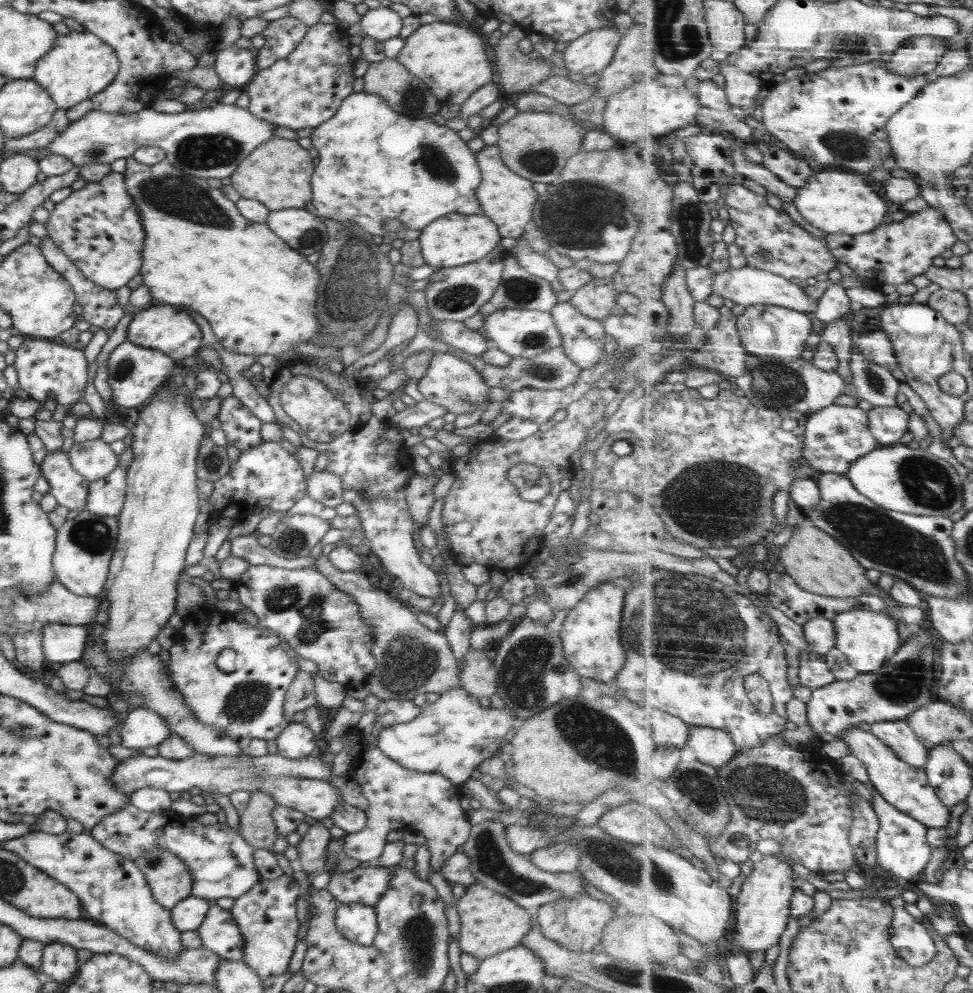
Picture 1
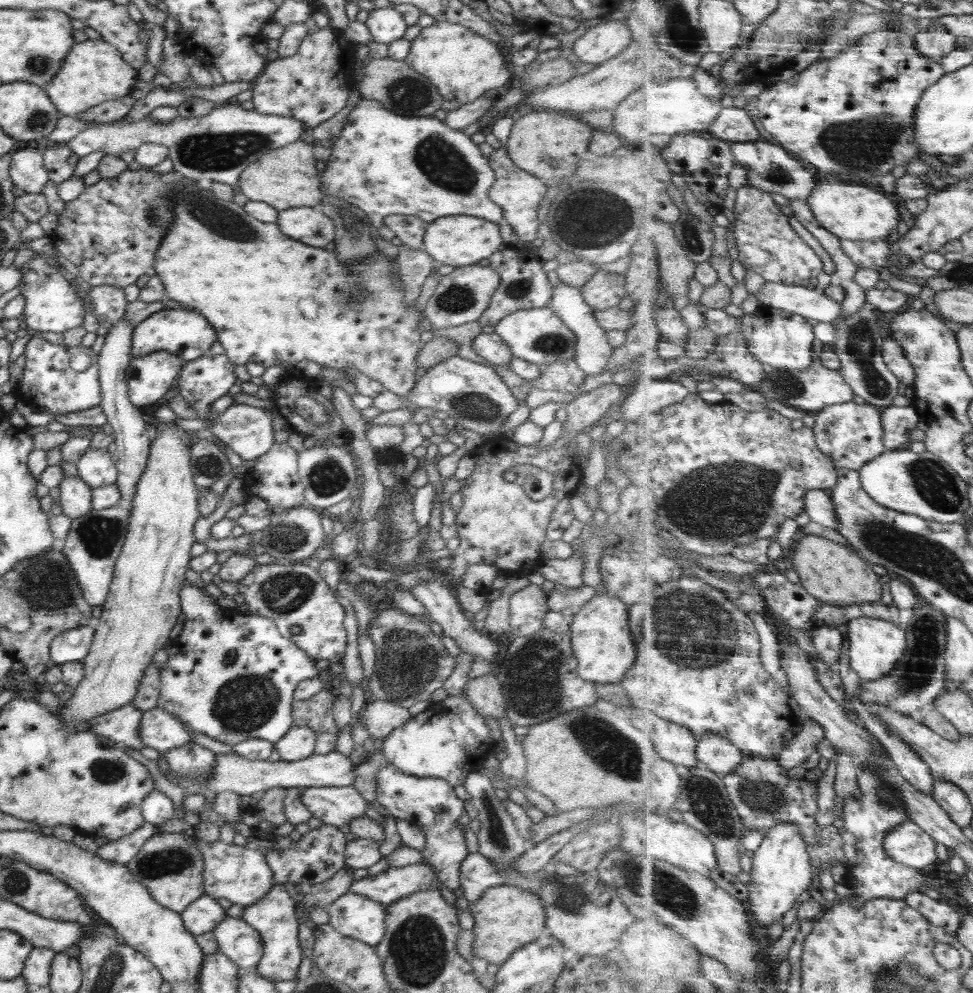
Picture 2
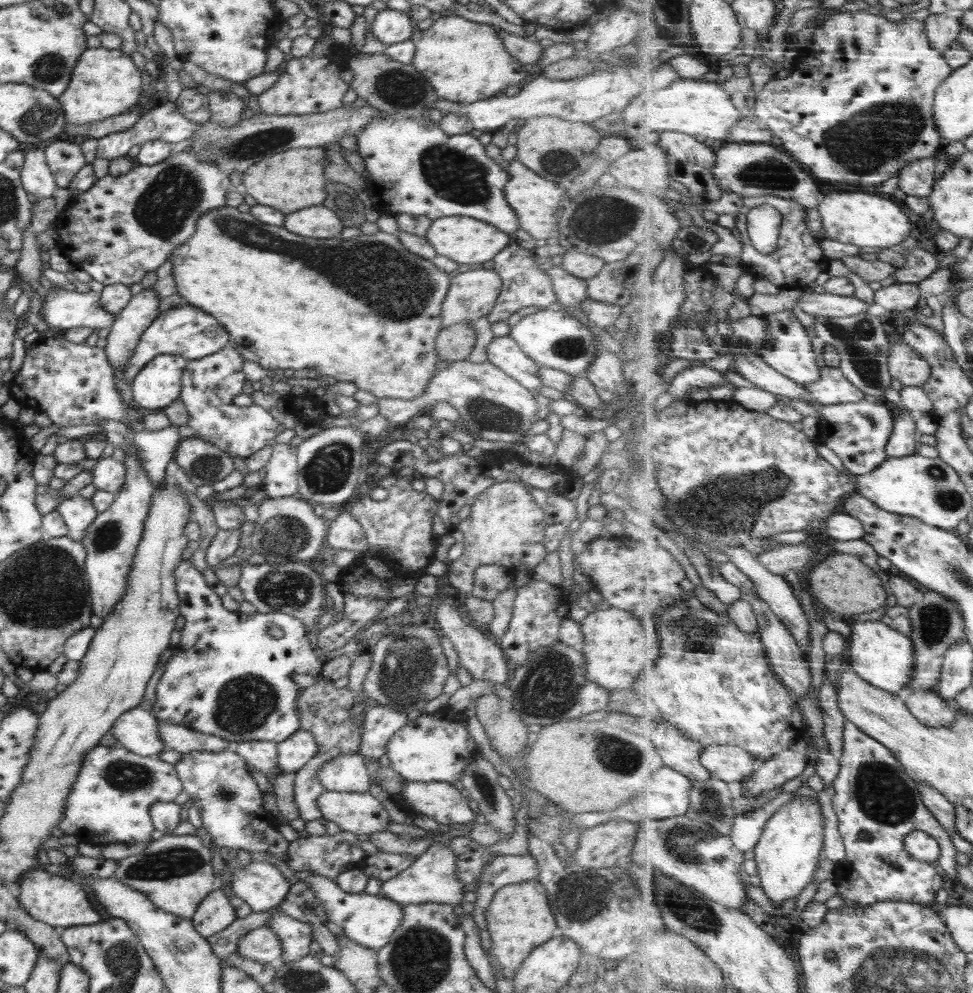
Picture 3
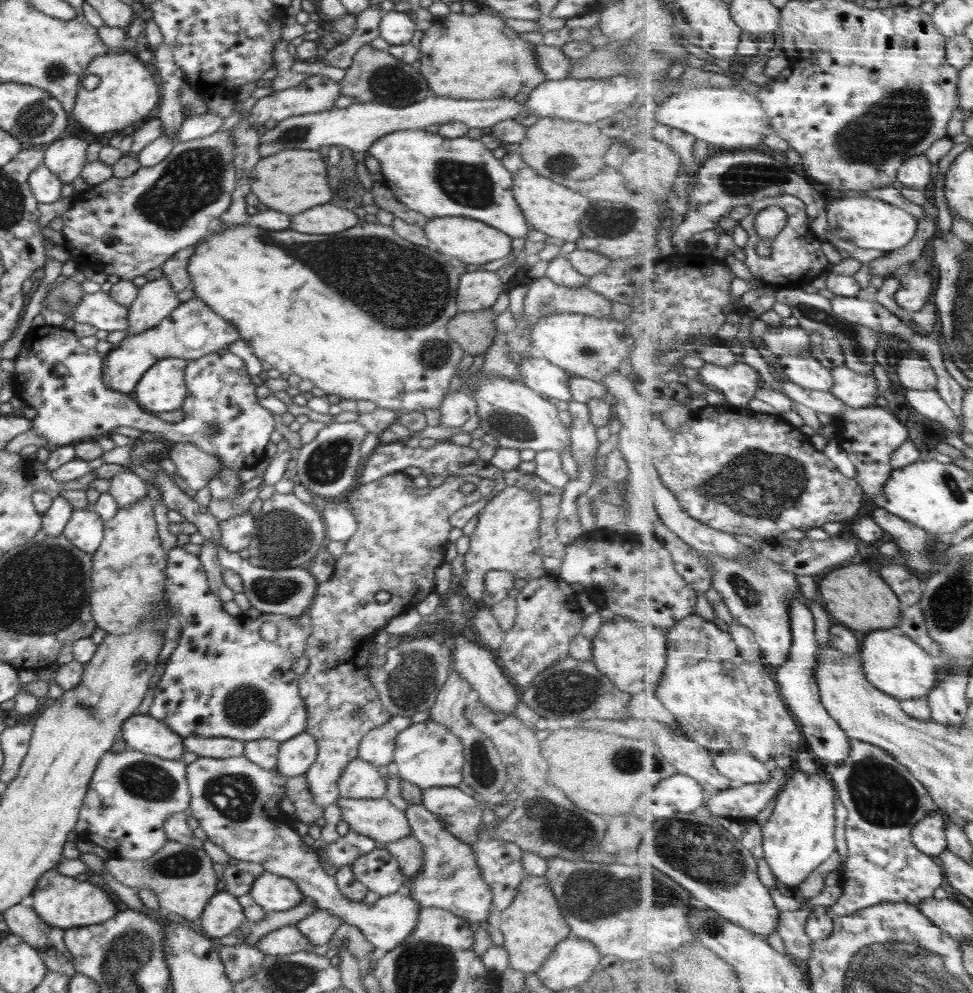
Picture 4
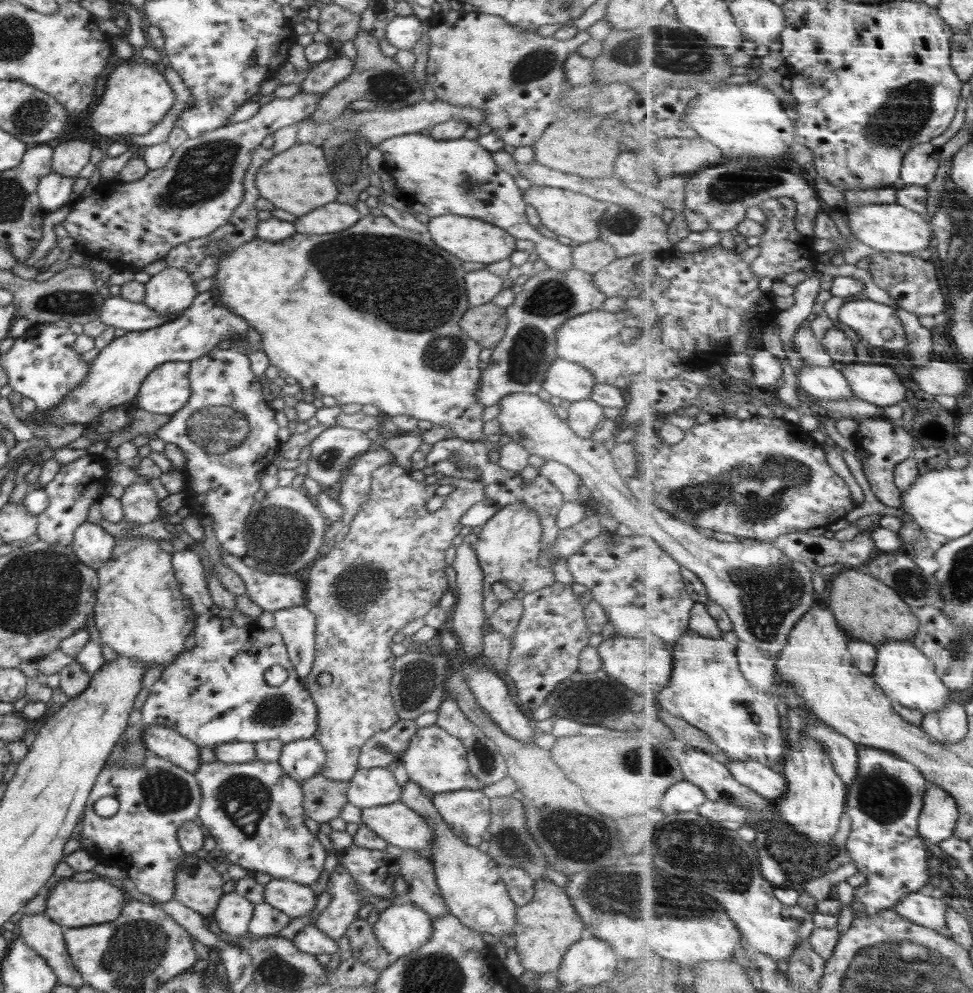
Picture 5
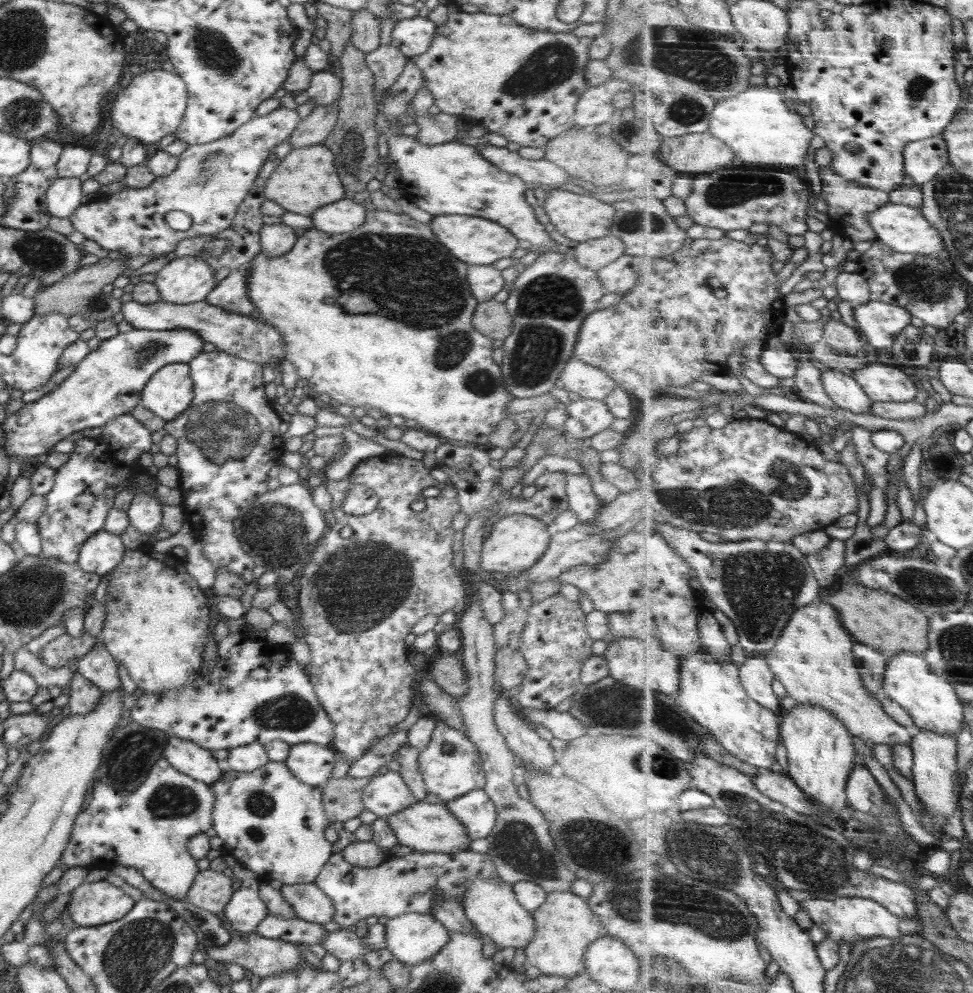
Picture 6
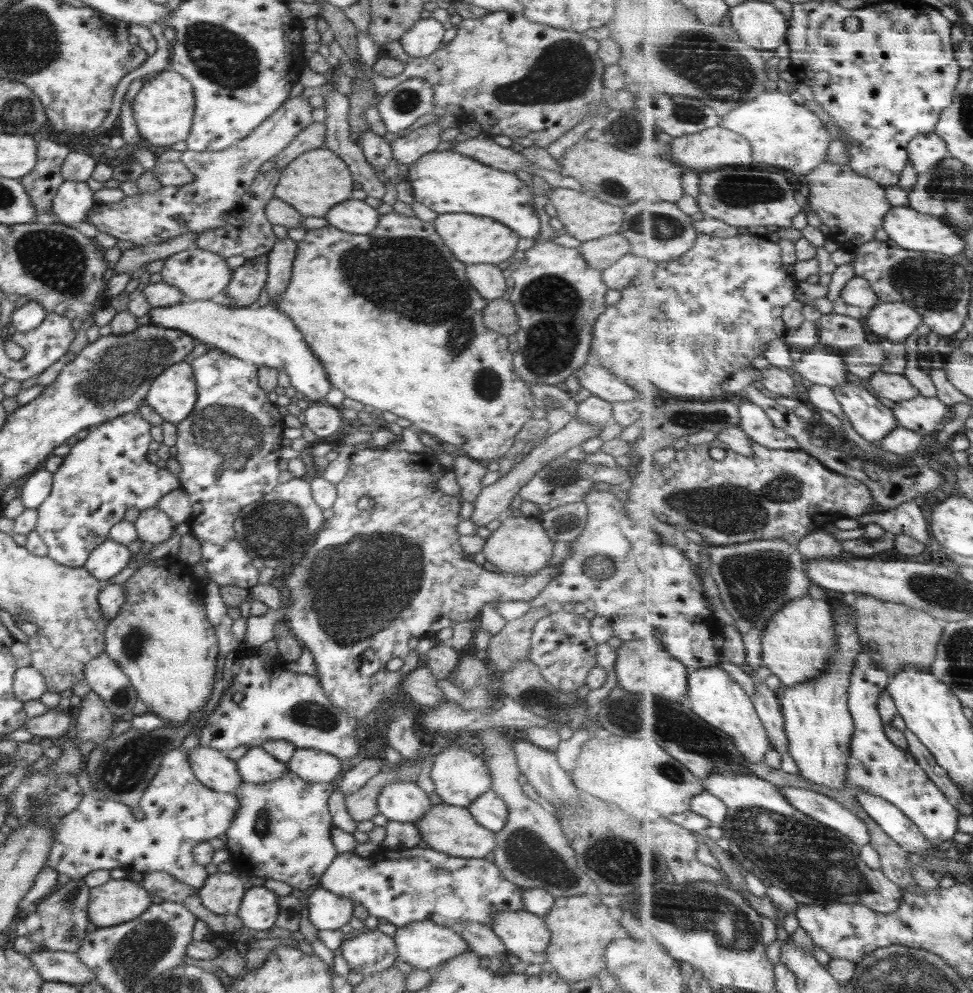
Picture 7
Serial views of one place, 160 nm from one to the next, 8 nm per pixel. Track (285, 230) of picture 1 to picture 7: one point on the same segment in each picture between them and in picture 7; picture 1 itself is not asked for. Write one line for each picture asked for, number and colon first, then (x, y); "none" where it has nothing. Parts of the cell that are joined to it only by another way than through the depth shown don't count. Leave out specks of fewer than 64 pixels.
2: (303, 224)
3: (318, 222)
4: (328, 219)
5: (334, 217)
6: (345, 215)
7: (355, 216)

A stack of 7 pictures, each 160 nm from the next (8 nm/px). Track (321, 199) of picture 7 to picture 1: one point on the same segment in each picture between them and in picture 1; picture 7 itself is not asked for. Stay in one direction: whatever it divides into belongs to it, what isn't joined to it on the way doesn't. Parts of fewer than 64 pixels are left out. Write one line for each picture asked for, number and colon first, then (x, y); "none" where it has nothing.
1: (278, 174)
2: (285, 178)
3: (290, 181)
4: (292, 181)
5: (298, 180)
6: (307, 178)

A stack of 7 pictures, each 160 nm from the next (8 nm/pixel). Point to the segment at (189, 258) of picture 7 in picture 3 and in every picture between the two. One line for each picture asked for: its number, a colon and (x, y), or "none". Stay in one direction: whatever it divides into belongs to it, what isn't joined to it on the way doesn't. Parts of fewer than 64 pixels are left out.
3: (128, 326)
4: (155, 300)
5: (172, 290)
6: (184, 280)

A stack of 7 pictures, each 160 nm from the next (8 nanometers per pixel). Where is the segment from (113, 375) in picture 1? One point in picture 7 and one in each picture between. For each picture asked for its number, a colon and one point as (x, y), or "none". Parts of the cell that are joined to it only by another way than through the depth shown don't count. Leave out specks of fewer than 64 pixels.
2: (149, 377)
3: (158, 384)
4: (162, 388)
5: (166, 389)
6: (168, 394)
7: (173, 393)

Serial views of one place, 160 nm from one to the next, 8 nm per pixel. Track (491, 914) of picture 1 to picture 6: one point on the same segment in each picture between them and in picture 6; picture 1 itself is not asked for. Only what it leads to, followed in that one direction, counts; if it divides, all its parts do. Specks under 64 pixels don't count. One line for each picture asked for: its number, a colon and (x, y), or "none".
2: (506, 918)
3: (519, 918)
4: (532, 925)
5: (545, 927)
6: (565, 925)

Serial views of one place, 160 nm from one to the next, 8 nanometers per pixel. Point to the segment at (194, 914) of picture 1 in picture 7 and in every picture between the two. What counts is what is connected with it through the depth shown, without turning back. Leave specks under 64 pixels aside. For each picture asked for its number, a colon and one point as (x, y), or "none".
2: (202, 915)
3: (214, 913)
4: (223, 913)
5: (233, 913)
6: (245, 910)
7: (258, 909)

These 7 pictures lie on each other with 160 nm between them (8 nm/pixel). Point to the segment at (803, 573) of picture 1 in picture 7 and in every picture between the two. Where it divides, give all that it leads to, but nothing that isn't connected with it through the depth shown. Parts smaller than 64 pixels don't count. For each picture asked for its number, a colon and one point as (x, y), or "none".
2: (836, 574)
3: (842, 583)
4: (857, 597)
5: (870, 610)
6: (875, 617)
7: (896, 635)

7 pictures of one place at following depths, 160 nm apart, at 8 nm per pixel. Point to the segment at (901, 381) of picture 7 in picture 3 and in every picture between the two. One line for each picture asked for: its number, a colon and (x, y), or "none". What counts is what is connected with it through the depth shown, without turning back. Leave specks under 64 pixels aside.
3: (834, 387)
4: (859, 390)
5: (878, 384)
6: (883, 382)

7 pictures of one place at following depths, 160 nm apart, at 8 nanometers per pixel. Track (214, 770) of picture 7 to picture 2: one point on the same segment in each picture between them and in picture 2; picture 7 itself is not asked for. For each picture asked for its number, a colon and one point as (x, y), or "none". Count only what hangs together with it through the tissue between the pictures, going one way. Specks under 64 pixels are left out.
2: (121, 726)
3: (137, 730)
4: (143, 733)
5: (168, 744)
6: (187, 757)

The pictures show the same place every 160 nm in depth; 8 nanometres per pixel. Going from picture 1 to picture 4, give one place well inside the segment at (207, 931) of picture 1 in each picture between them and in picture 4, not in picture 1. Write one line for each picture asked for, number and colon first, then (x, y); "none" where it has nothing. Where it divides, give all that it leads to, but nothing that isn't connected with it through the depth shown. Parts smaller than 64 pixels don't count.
2: (241, 943)
3: (262, 945)
4: (287, 940)

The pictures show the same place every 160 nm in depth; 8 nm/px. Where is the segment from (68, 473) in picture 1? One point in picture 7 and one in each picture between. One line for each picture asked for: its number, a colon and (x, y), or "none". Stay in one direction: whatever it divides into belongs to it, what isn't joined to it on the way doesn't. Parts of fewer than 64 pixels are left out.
2: (75, 495)
3: (78, 512)
4: (84, 530)
5: (93, 545)
6: (102, 551)
7: (106, 560)

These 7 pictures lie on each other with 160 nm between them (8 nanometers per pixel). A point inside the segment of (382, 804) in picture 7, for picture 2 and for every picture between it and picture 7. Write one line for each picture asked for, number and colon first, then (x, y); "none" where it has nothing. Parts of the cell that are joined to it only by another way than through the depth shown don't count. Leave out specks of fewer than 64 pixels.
2: (232, 772)
3: (346, 773)
4: (360, 780)
5: (369, 787)
6: (386, 793)

